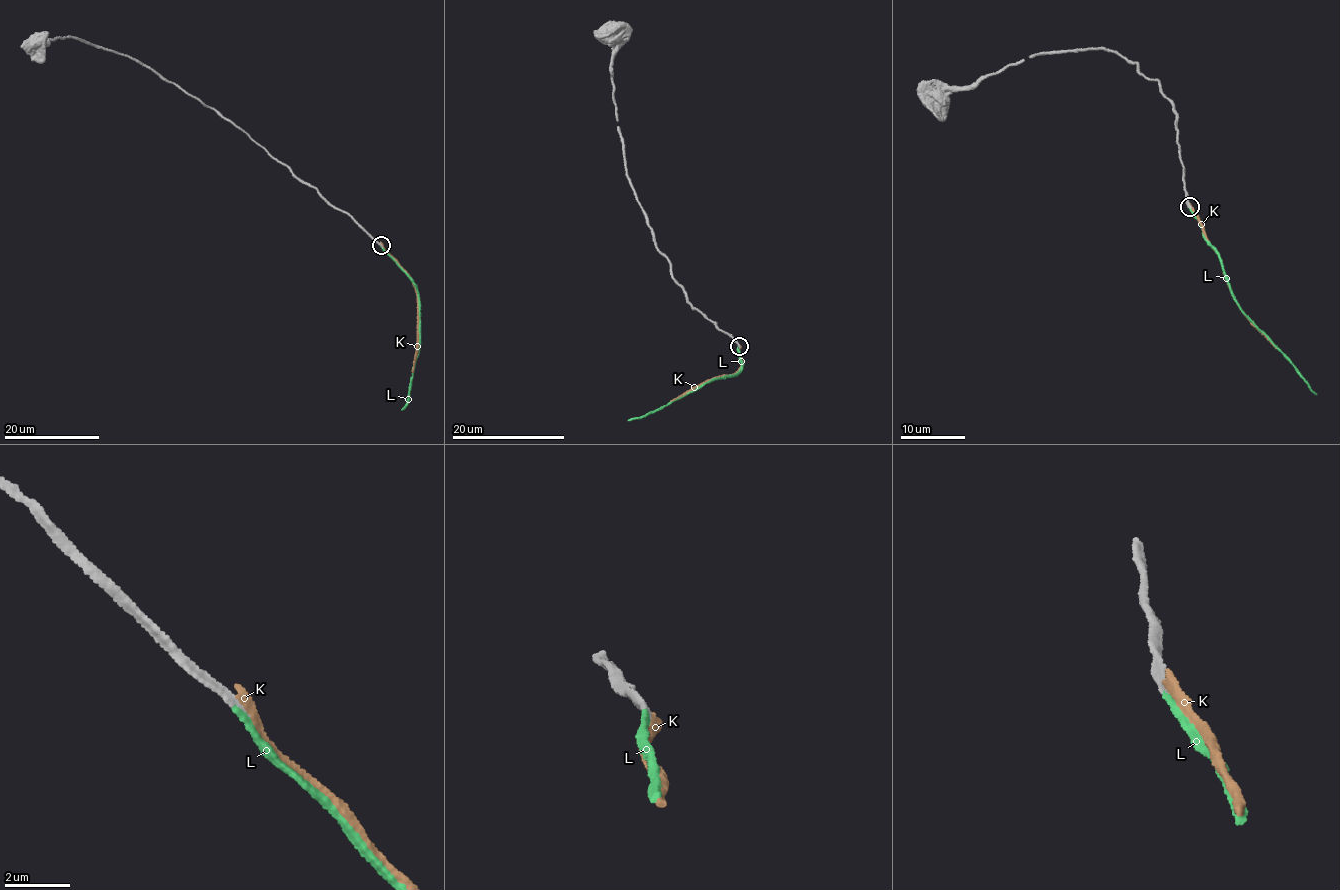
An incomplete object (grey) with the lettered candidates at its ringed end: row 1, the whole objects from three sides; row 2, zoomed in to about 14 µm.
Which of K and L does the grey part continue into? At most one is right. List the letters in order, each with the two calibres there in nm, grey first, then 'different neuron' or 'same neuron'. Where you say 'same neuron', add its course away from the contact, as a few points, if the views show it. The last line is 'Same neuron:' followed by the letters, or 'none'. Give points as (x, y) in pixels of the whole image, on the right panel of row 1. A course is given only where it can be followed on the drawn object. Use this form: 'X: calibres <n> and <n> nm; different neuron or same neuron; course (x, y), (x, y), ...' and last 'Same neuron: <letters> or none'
K: calibres 240 and 280 nm; different neuron
L: calibres 240 and 220 nm; same neuron; course (1189, 206), (1208, 245), (1218, 256), (1241, 312), (1317, 394)
Same neuron: L

